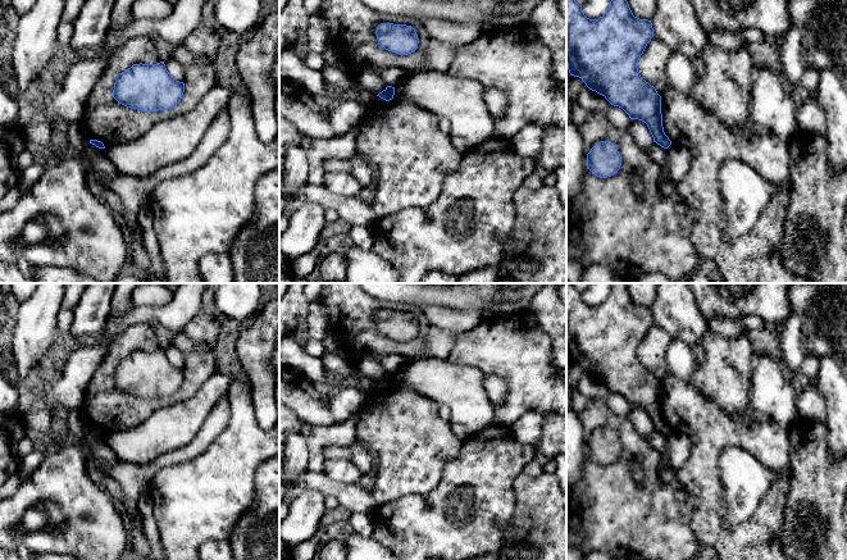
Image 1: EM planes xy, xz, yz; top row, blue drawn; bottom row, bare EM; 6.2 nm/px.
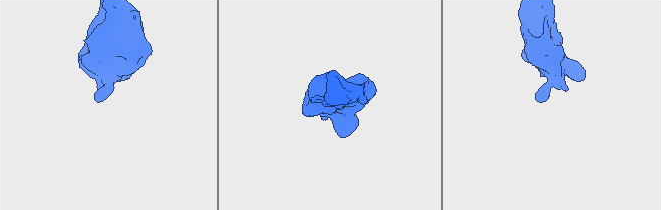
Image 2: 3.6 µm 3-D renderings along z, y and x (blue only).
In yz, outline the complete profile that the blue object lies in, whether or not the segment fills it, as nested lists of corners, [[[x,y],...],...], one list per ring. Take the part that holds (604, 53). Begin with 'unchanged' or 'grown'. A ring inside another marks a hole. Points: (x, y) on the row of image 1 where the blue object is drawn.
unchanged; [[[566,0],[566,64],[570,76],[579,77],[589,90],[621,108],[630,119],[645,122],[654,142],[668,149],[671,141],[662,127],[661,96],[641,77],[637,68],[652,37],[651,21],[634,17],[627,0],[611,0],[609,9],[598,19],[587,18],[582,5],[575,0]]]

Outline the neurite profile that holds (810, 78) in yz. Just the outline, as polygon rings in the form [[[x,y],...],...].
[[[806,68],[801,77],[801,85],[809,90],[812,95],[816,94],[820,82],[820,72],[815,68]]]

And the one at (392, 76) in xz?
[[[388,67],[378,70],[377,73],[387,86],[396,87],[416,72],[402,67]]]

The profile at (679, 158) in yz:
[[[670,145],[668,149],[670,161],[670,178],[678,185],[687,174],[691,165],[691,151],[684,147]]]

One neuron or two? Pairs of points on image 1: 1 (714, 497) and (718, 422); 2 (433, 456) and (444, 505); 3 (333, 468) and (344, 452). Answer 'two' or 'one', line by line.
1: one
2: two
3: two

